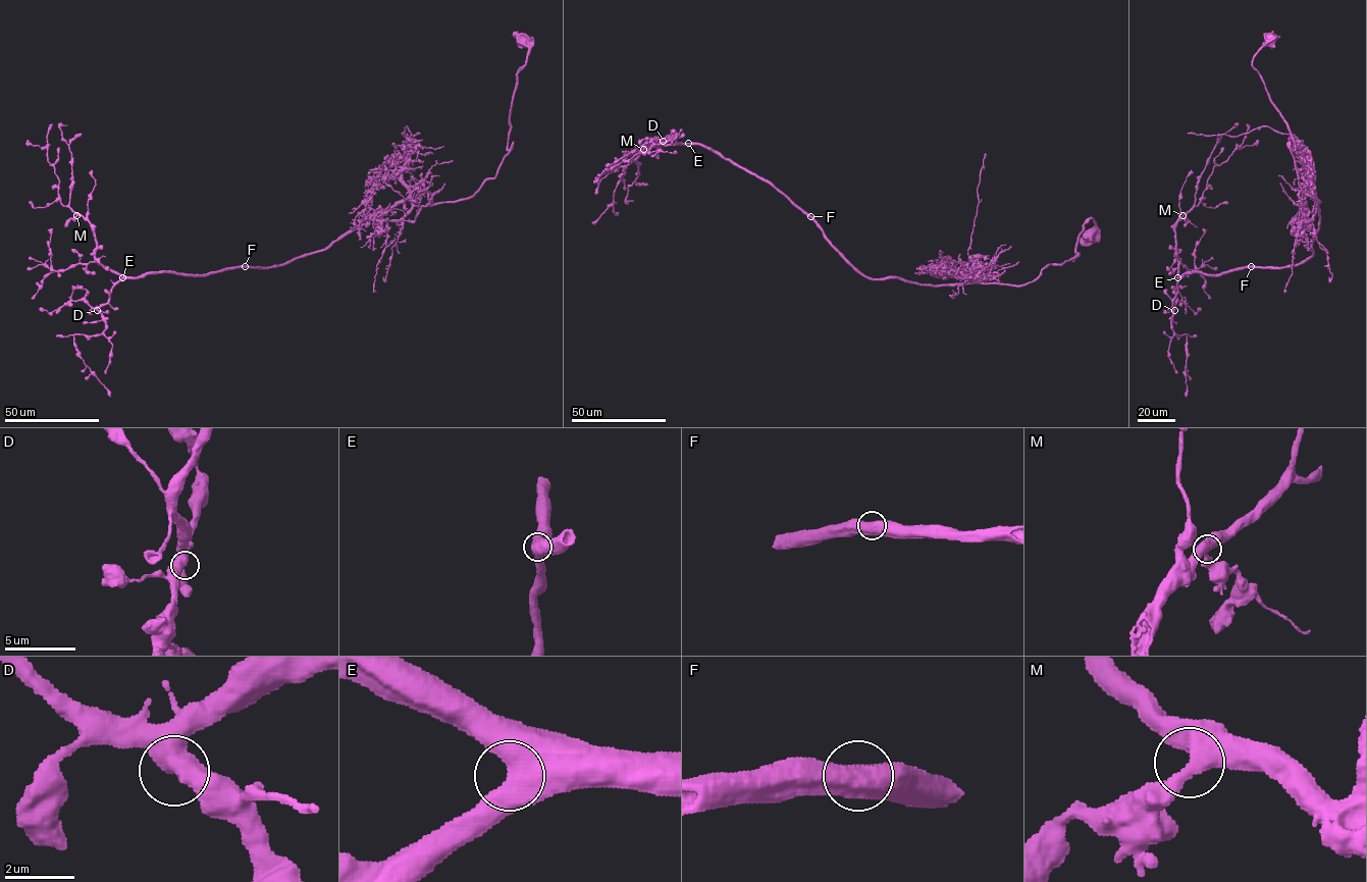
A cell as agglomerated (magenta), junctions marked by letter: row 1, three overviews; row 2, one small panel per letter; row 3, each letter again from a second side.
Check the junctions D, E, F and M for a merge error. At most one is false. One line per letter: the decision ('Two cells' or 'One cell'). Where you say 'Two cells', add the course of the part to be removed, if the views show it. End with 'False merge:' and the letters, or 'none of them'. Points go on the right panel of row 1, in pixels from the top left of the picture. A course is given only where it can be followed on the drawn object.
D: One cell
E: One cell
F: One cell
M: One cell
False merge: none of them

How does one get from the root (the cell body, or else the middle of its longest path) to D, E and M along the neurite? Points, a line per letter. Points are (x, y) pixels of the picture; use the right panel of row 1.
D: (1272, 40), (1252, 66), (1294, 144), (1300, 189), (1319, 202), (1313, 254), (1281, 267), (1186, 273), (1174, 310)
E: (1272, 40), (1258, 50), (1252, 66), (1294, 144), (1300, 189), (1319, 202), (1313, 254), (1293, 265), (1177, 277)
M: (1272, 40), (1252, 66), (1294, 144), (1300, 189), (1319, 202), (1313, 254), (1178, 276), (1183, 215)

